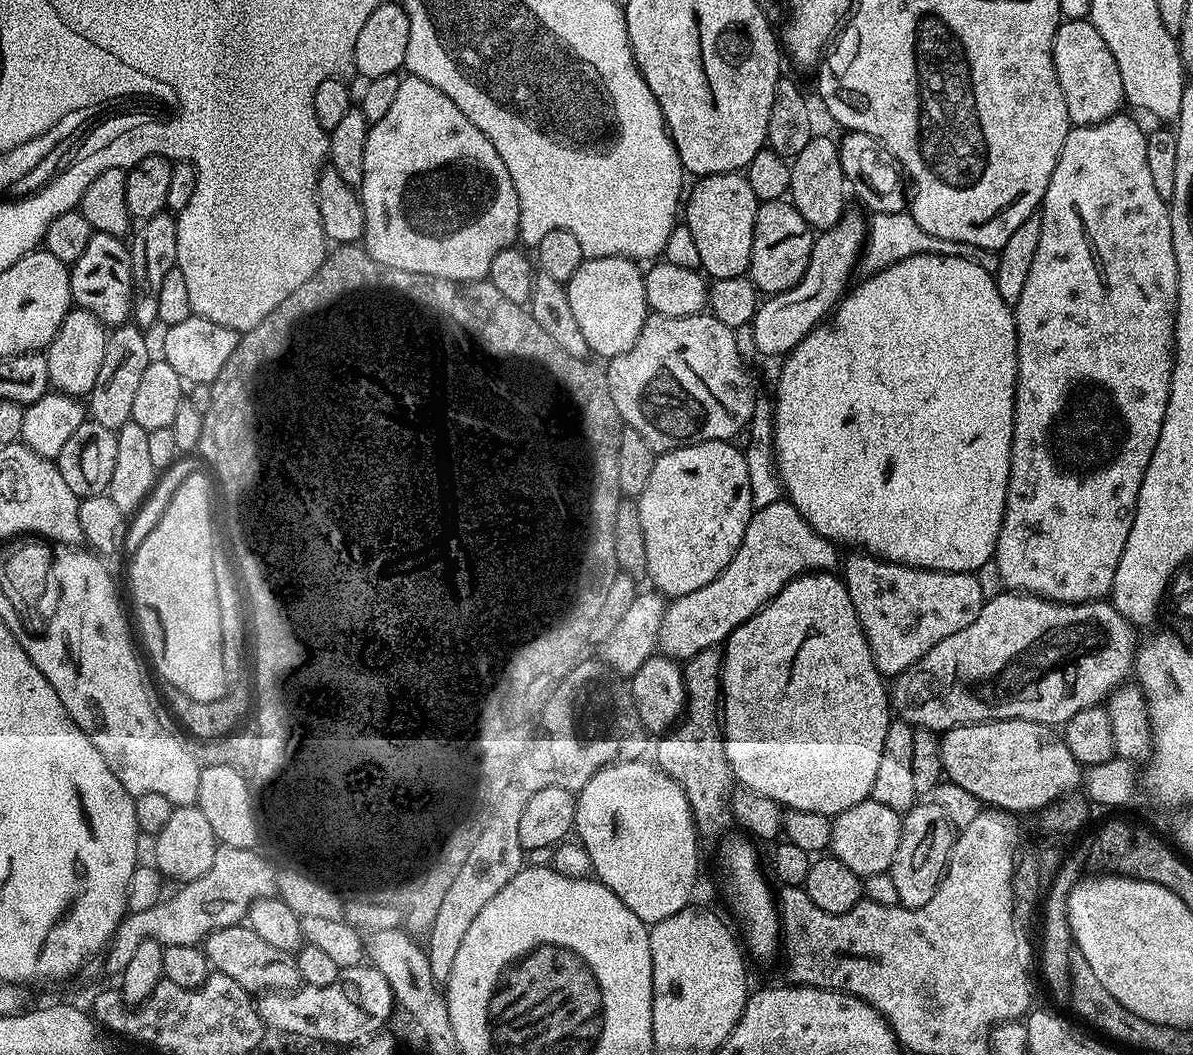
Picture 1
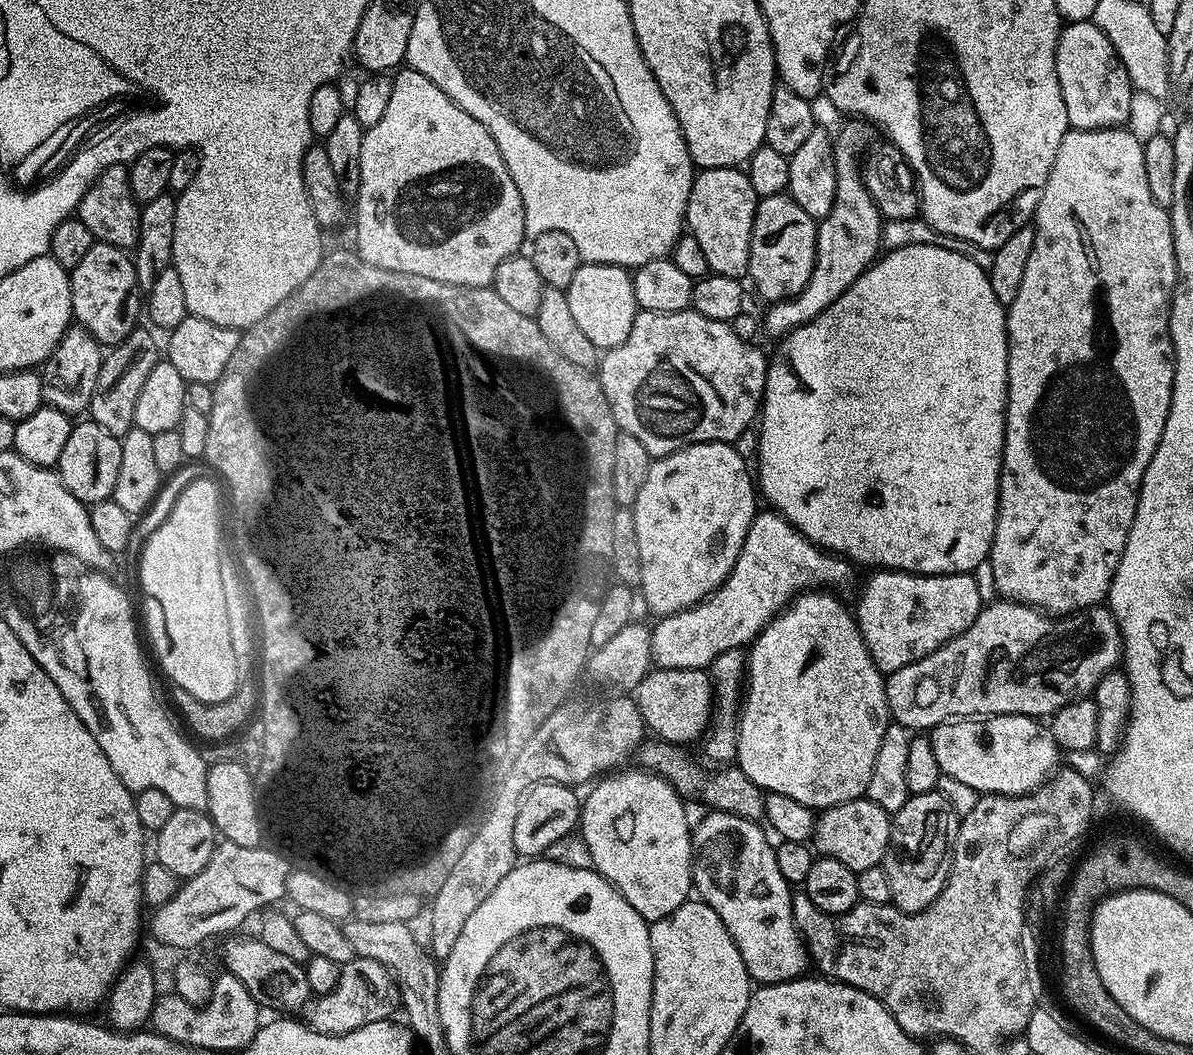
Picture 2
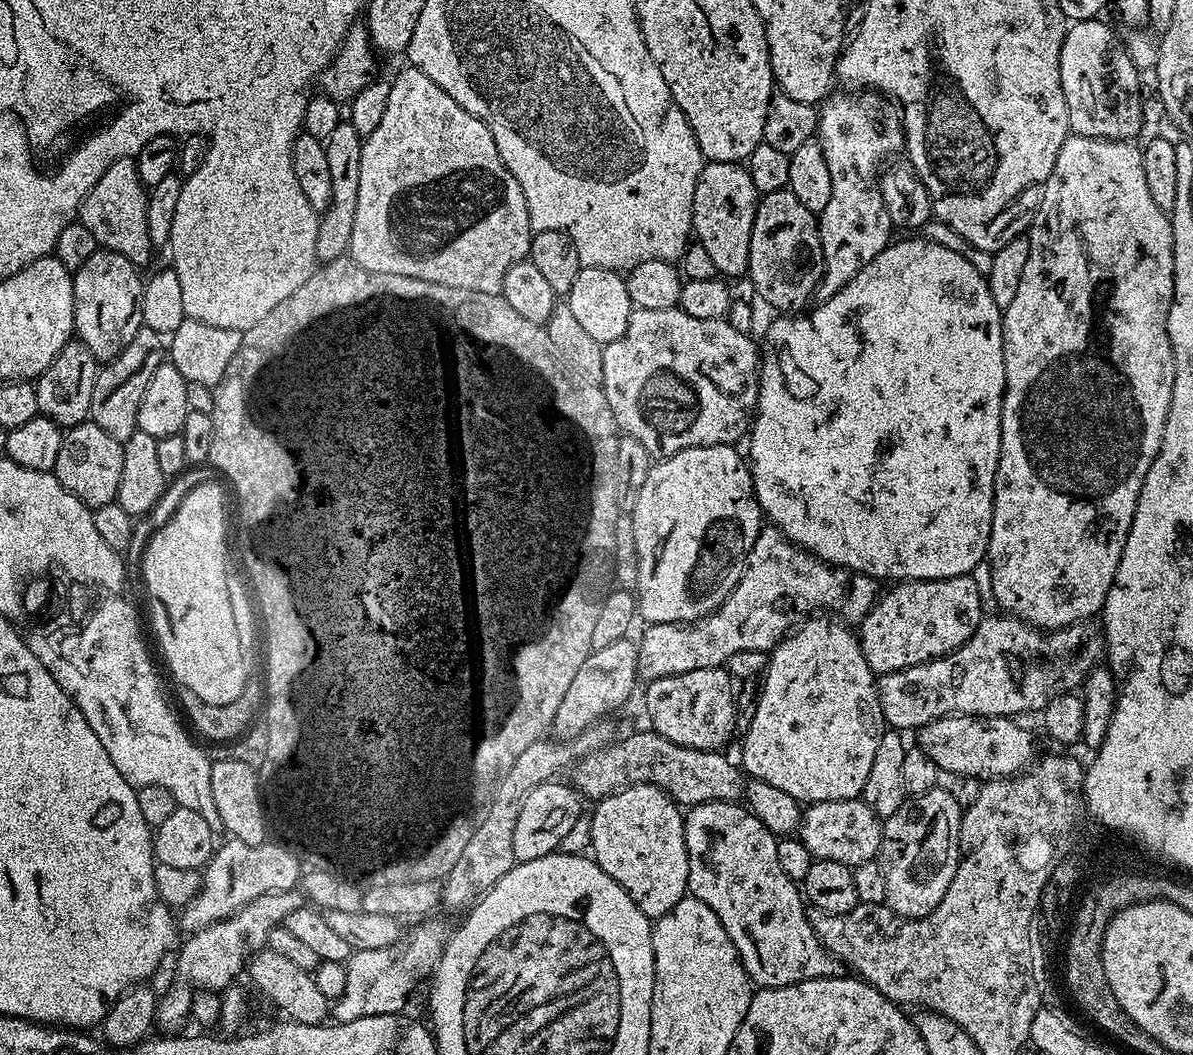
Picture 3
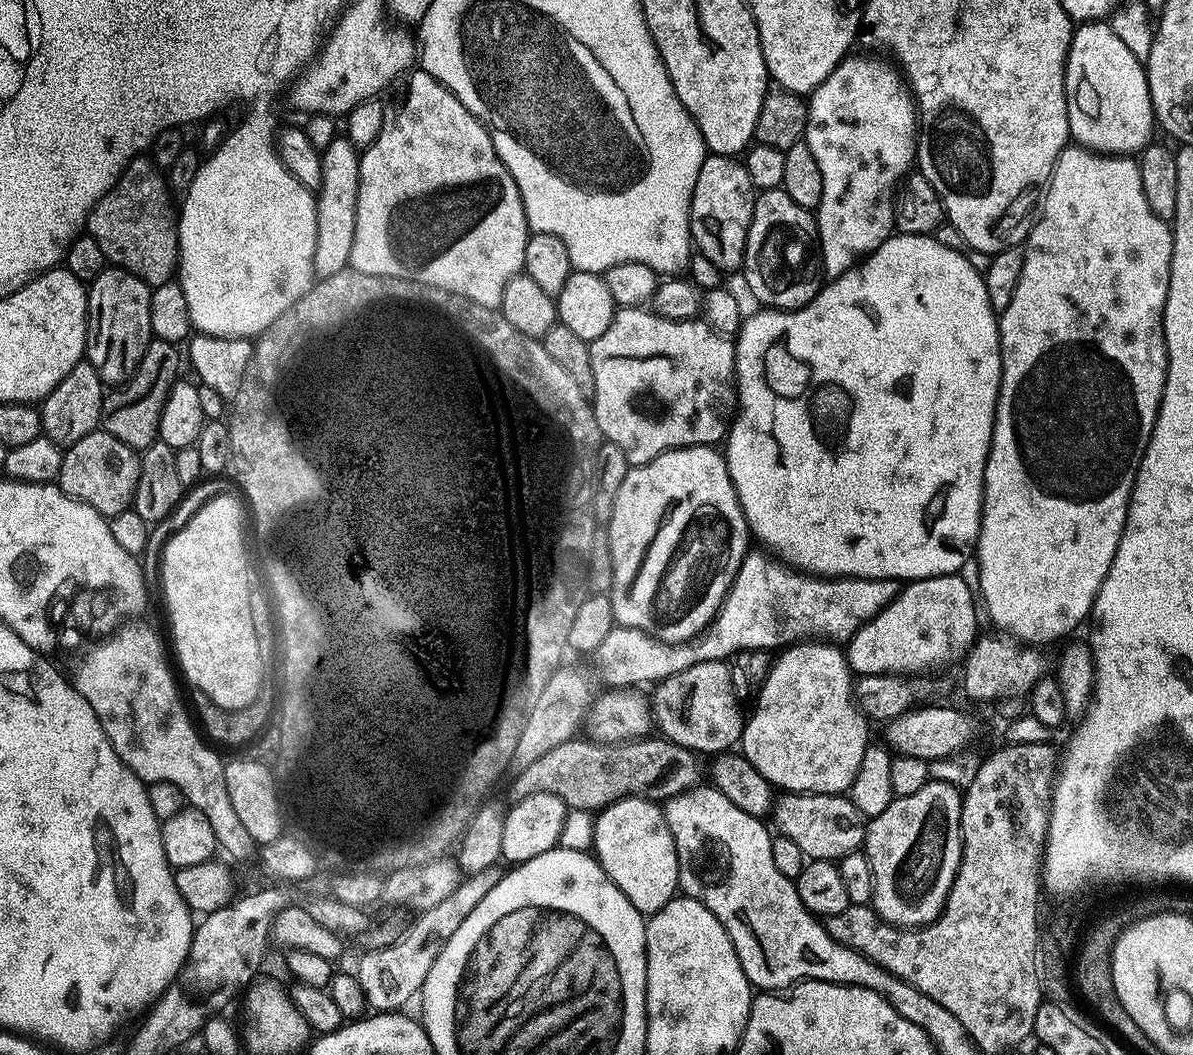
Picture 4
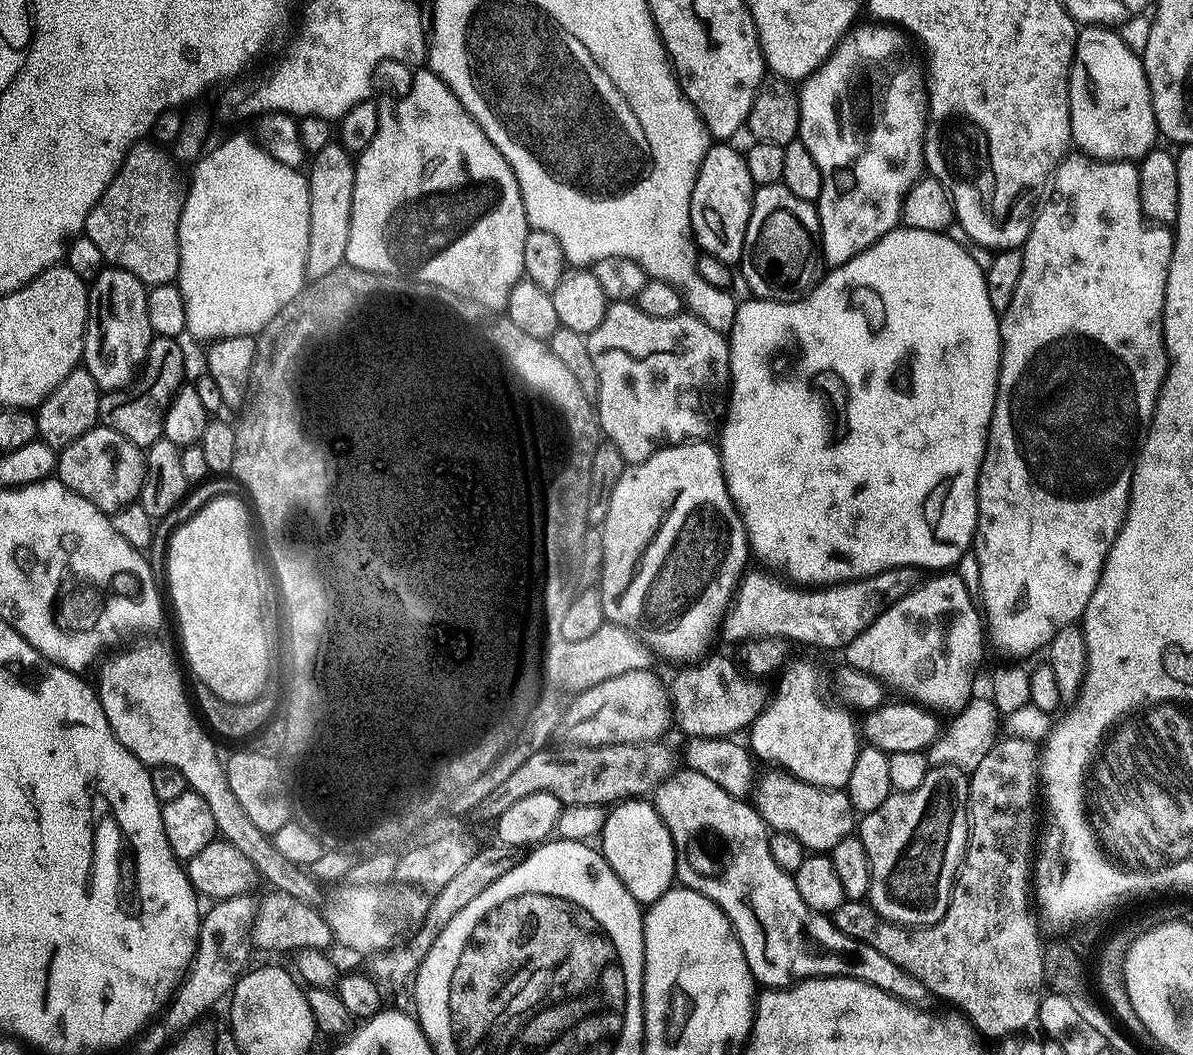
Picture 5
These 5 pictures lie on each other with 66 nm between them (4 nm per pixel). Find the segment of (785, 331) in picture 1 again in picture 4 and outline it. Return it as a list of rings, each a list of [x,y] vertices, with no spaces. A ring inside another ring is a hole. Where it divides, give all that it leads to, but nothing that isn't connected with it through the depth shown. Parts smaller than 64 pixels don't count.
[[[852,59],[841,60],[838,67],[810,93],[808,125],[804,131],[804,140],[810,150],[814,150],[818,172],[822,174],[822,198],[814,215],[820,232],[822,272],[828,278],[840,276],[853,267],[858,258],[867,256],[893,235],[894,193],[916,159],[918,108],[901,73],[876,60]]]

